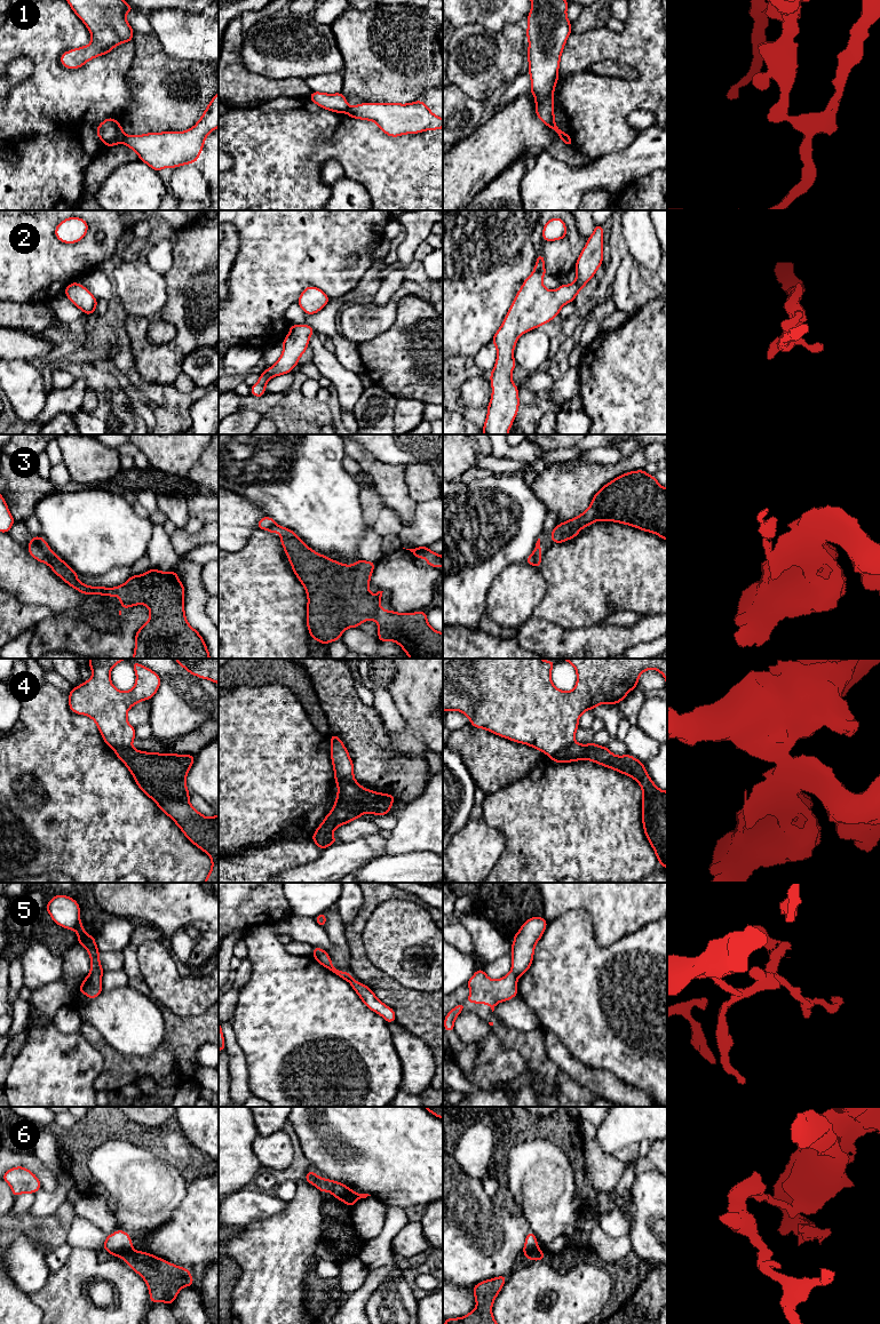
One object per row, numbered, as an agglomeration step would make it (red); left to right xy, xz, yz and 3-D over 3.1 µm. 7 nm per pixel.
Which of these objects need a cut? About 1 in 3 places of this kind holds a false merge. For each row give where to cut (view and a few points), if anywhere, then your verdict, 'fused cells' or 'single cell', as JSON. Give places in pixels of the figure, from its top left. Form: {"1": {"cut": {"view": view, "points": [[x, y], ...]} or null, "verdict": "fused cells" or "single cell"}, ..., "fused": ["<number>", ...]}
{"1": {"cut": {"view": "xy", "points": [[125, 135], [121, 142]]}, "verdict": "fused cells"}, "2": {"cut": null, "verdict": "single cell"}, "3": {"cut": {"view": "xy", "points": [[36, 536], [37, 543], [48, 558], [48, 564]]}, "verdict": "fused cells"}, "4": {"cut": {"view": "yz", "points": [[573, 741], [551, 757]]}, "verdict": "fused cells"}, "5": {"cut": {"view": "xy", "points": [[90, 971], [101, 975]]}, "verdict": "fused cells"}, "6": {"cut": {"view": "xz", "points": [[357, 1194], [349, 1194], [345, 1201]]}, "verdict": "fused cells"}, "fused": ["1", "3", "4", "5", "6"]}

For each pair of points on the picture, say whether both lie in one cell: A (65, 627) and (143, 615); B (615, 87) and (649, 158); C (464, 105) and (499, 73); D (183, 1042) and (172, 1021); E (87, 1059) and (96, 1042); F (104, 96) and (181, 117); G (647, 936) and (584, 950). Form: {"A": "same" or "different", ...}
{"A": "same", "B": "different", "C": "different", "D": "same", "E": "different", "F": "different", "G": "same"}

